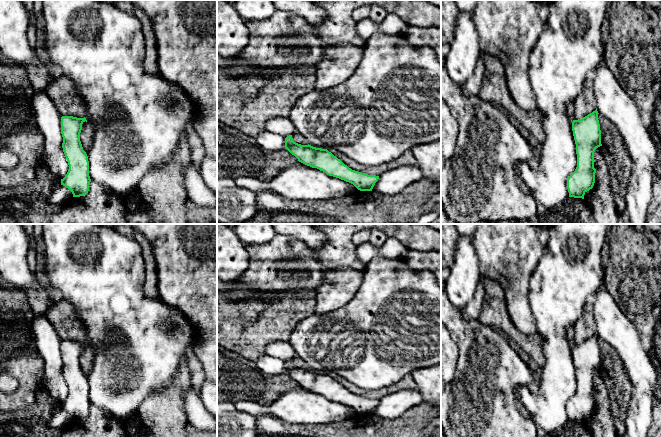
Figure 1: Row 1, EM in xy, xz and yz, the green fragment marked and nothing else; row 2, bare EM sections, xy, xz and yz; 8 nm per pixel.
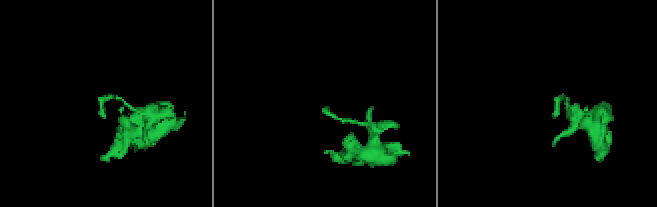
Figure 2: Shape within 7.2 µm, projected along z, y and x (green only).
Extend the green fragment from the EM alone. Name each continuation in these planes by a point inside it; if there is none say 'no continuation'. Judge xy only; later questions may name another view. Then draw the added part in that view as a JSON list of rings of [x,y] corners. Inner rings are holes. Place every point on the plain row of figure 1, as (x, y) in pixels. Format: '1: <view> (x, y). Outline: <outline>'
no continuation

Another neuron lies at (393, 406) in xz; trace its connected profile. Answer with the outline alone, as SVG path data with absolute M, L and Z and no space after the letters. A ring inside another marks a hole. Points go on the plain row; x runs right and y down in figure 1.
M403 390L386 395L379 400L372 415L382 419L398 419L410 408L422 403L422 396L417 390Z

